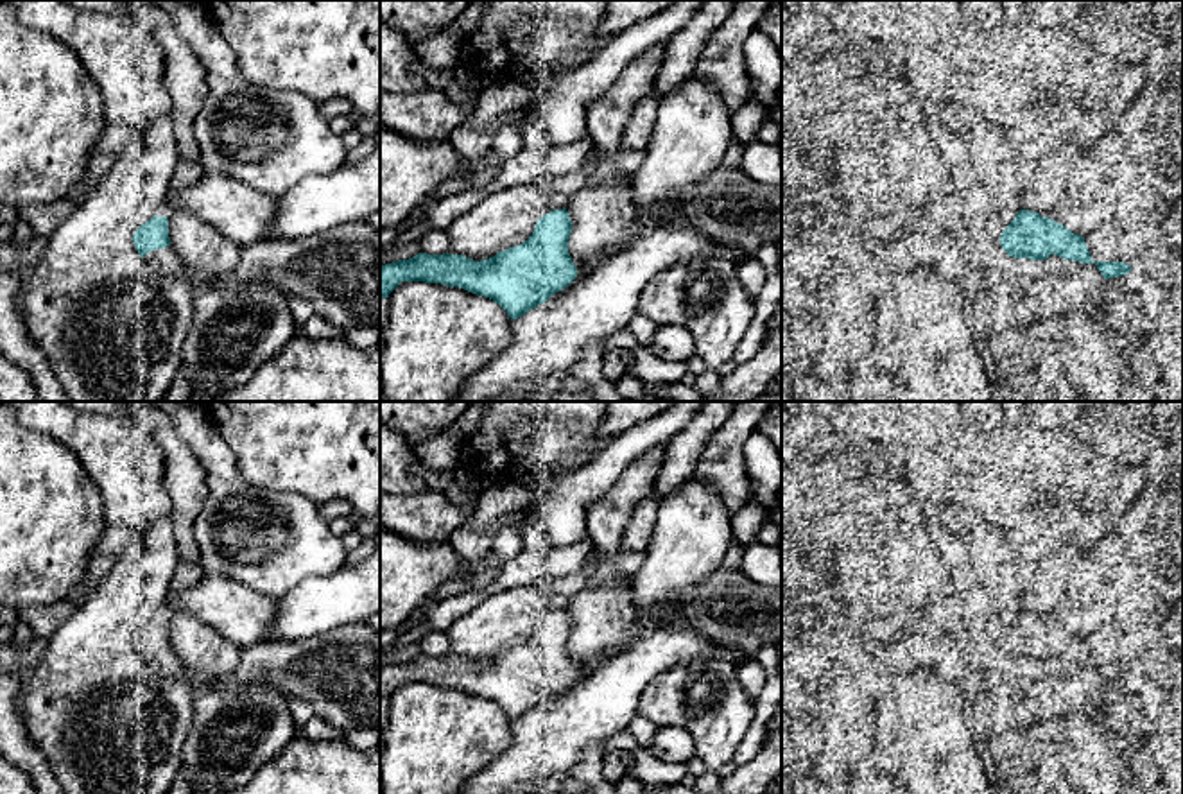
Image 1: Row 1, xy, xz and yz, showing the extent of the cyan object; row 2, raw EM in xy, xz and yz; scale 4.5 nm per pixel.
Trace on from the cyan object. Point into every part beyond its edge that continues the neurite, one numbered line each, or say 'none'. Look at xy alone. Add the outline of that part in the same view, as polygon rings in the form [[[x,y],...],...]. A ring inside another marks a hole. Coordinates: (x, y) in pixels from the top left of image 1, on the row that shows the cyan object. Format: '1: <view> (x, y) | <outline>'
1: xy (165, 262) | [[[170,246],[163,249],[154,249],[143,256],[143,262],[156,272],[181,281],[188,281],[186,267]]]

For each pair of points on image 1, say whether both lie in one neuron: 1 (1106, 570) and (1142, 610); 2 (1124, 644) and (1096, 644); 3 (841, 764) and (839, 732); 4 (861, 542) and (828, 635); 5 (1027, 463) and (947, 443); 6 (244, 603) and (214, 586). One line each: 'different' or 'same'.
1: different
2: same
3: same
4: same
5: same
6: same

